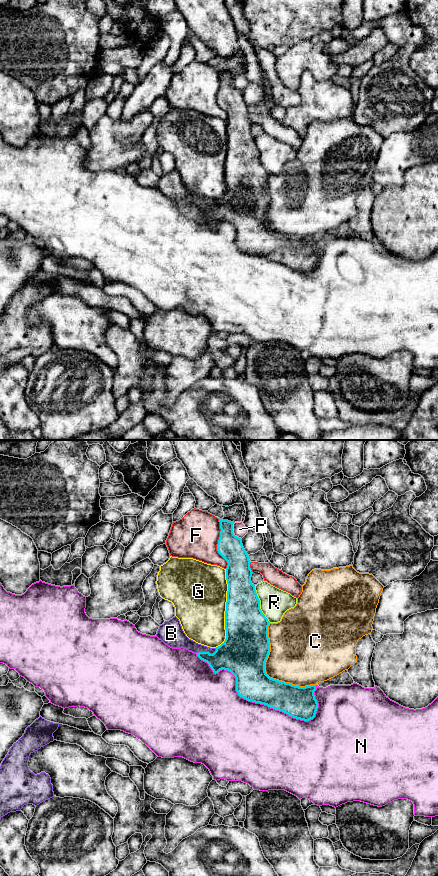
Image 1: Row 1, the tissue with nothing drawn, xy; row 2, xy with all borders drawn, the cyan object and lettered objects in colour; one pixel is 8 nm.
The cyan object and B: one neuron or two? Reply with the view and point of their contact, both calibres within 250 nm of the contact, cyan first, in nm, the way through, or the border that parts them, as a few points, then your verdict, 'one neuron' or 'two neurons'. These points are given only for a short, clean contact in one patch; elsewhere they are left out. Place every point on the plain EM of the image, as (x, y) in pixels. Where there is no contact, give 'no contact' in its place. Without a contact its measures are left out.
xy (206, 204) | 300/140 nm | across xy (237, 206), (206, 204), (178, 191) | one neuron

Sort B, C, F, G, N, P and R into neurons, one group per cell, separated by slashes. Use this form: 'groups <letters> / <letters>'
groups B / C / F / G / N / P / R

